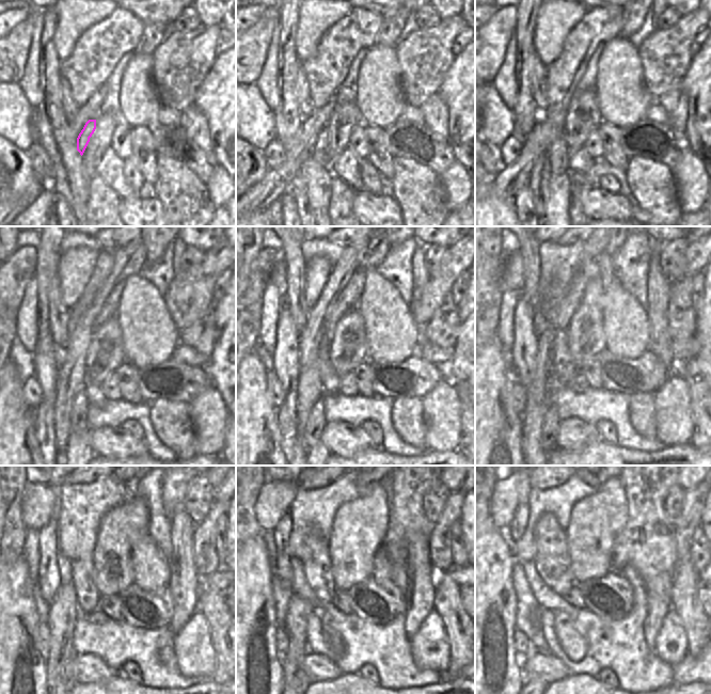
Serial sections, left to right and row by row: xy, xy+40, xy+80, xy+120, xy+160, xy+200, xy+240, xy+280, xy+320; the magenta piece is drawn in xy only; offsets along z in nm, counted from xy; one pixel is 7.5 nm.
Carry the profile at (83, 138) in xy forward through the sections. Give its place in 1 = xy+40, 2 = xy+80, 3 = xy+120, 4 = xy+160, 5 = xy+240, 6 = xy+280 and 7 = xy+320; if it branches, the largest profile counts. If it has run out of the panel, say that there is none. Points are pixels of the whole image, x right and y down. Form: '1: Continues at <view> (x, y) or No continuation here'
1: Continues at xy+40 (319, 152)
2: Continues at xy+80 (559, 153)
3: Continues at xy+120 (79, 412)
4: Continues at xy+160 (316, 422)
5: Continues at xy+240 (68, 675)
6: Continues at xy+280 (301, 682)
7: Continues at xy+320 (532, 682)

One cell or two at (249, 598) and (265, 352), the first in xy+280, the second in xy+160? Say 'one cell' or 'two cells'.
two cells

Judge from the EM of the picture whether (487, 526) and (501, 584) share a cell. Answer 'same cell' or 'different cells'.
same cell

